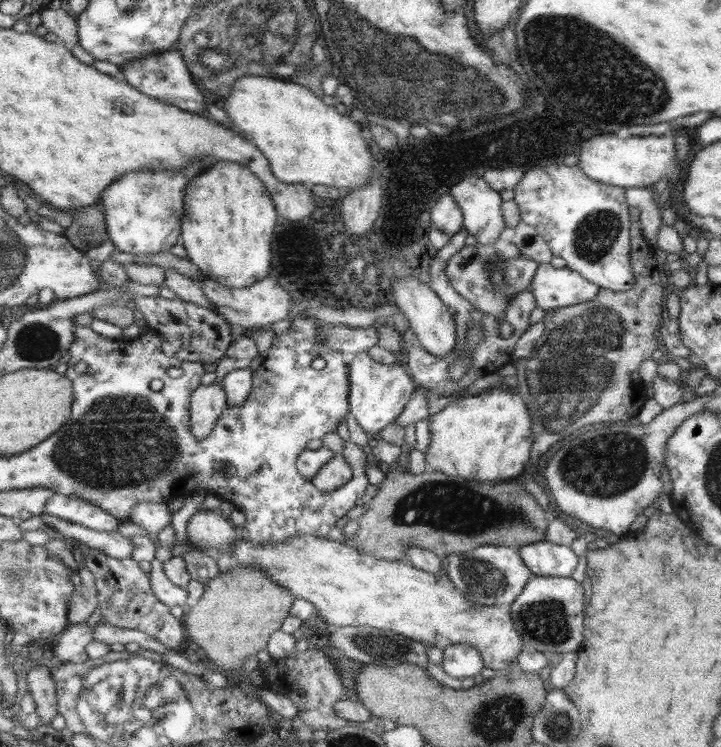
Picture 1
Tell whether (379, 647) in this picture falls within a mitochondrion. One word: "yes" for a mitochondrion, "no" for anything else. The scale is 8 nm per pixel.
yes

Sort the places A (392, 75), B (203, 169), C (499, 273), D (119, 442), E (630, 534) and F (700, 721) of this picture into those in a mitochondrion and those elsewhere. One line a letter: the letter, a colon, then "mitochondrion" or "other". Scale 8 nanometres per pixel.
A: mitochondrion
B: other
C: mitochondrion
D: mitochondrion
E: other
F: other

